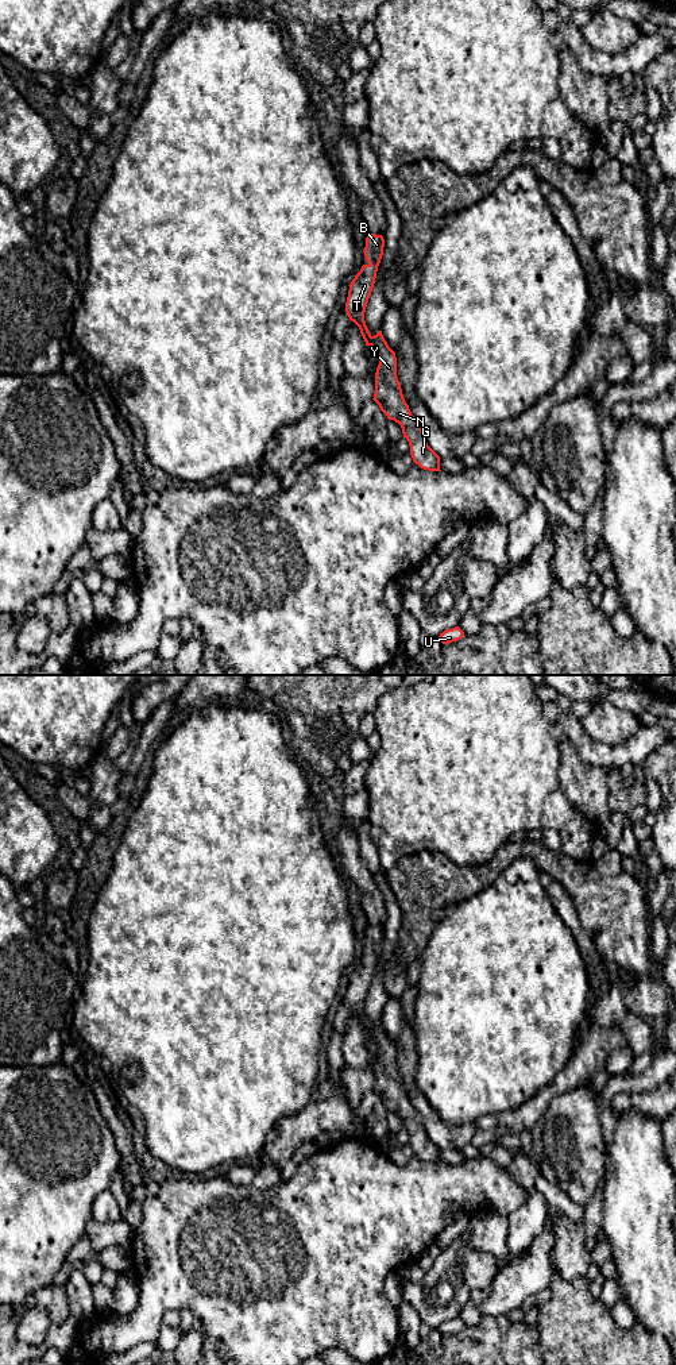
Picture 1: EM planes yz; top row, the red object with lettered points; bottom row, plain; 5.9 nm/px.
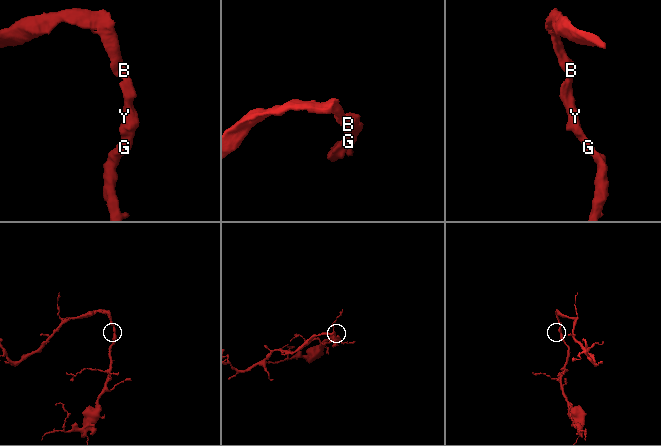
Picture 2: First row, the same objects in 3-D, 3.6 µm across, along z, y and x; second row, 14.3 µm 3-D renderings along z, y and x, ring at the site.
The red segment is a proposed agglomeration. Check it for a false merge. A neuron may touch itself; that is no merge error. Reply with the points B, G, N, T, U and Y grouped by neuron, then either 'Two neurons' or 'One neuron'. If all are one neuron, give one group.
Groups: B G N T U Y. One neuron

